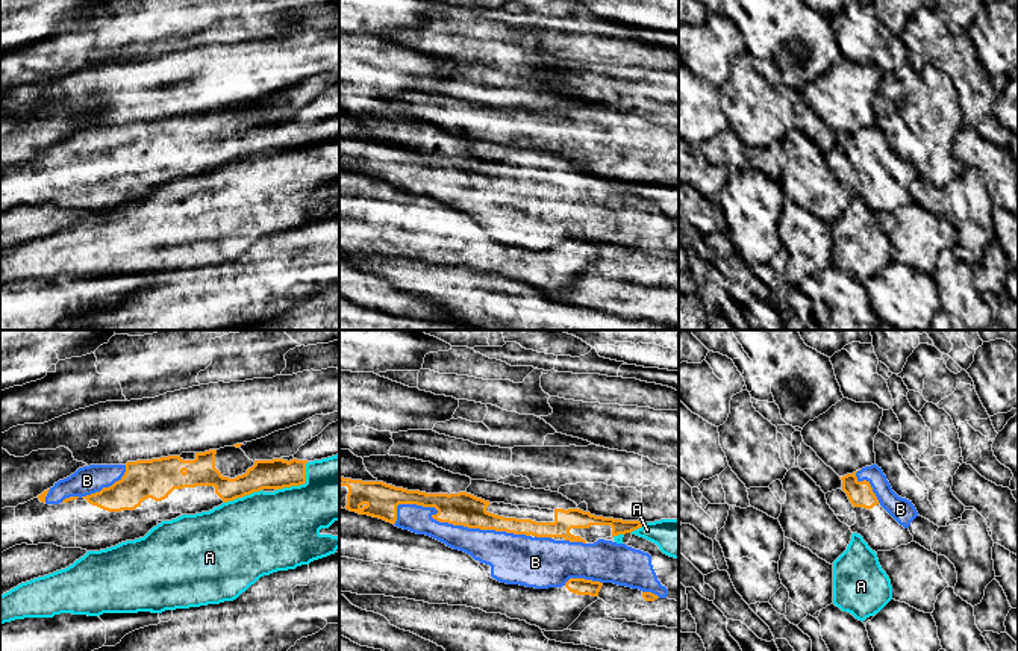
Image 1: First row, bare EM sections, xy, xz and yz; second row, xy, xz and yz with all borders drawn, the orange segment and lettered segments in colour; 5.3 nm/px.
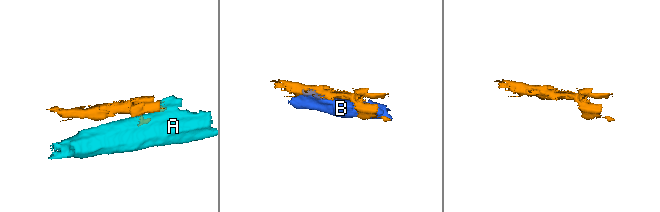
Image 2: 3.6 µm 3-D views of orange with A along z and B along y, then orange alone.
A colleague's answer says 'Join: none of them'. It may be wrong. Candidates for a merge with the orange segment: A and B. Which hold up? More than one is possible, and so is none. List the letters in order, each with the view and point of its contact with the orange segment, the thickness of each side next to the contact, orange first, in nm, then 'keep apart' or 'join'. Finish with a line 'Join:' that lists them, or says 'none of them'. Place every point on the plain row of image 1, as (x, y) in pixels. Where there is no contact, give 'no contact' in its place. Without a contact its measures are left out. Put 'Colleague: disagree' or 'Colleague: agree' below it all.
A: xy (300, 144) | 160/380 nm | keep apart
B: xz (458, 185) | 180/190 nm | join
Join: B
Colleague: disagree

